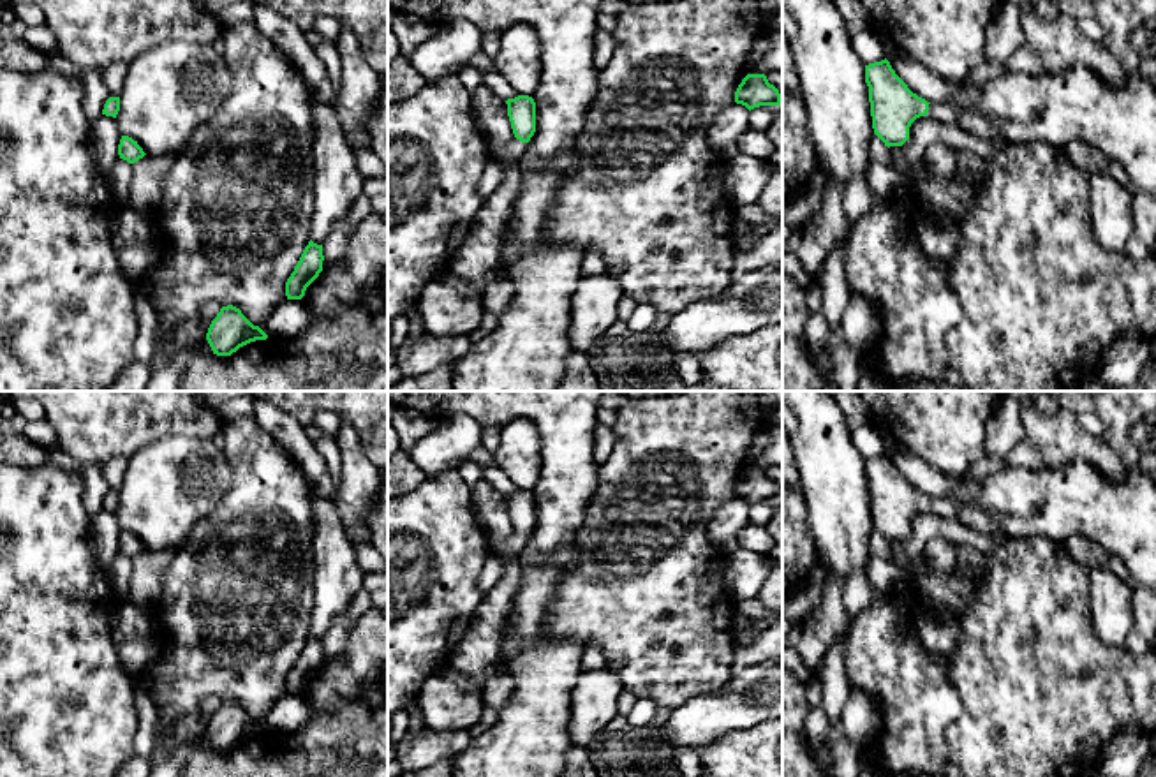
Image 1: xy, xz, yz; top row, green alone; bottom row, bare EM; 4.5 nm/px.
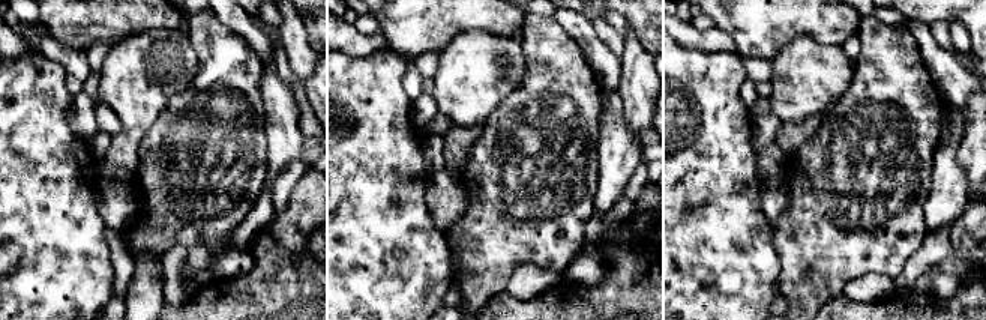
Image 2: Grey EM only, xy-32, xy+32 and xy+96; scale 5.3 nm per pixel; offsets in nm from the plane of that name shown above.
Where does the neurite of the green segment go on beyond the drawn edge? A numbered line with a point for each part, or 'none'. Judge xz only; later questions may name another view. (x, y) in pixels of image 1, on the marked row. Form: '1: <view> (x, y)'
1: xz (513, 152)

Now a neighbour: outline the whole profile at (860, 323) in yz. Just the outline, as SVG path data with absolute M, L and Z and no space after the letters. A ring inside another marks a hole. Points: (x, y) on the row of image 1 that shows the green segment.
M853 292L841 317L846 342L860 352L872 349L881 333L878 307L869 298Z

